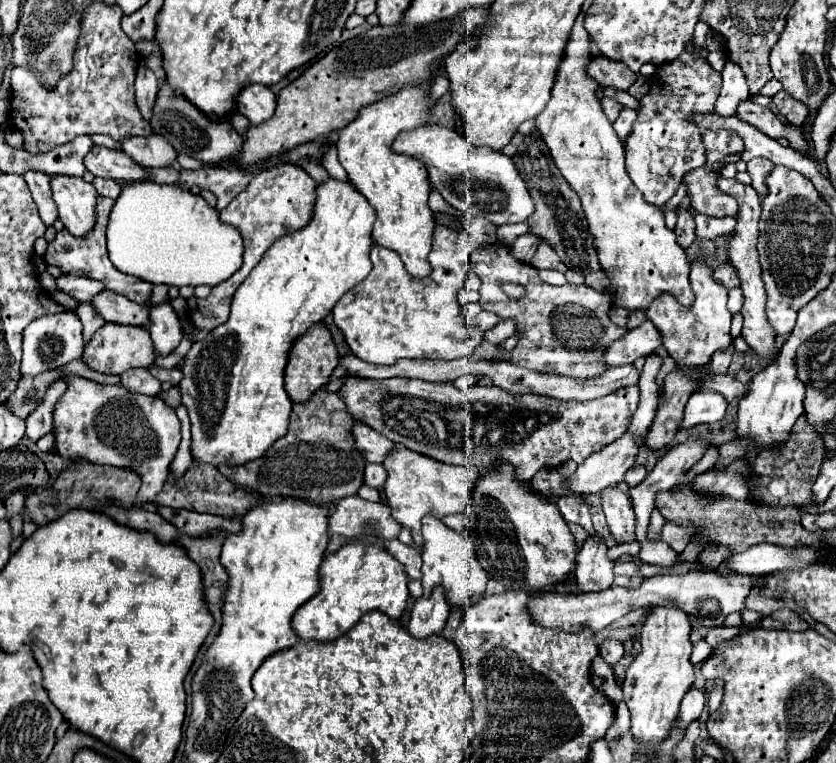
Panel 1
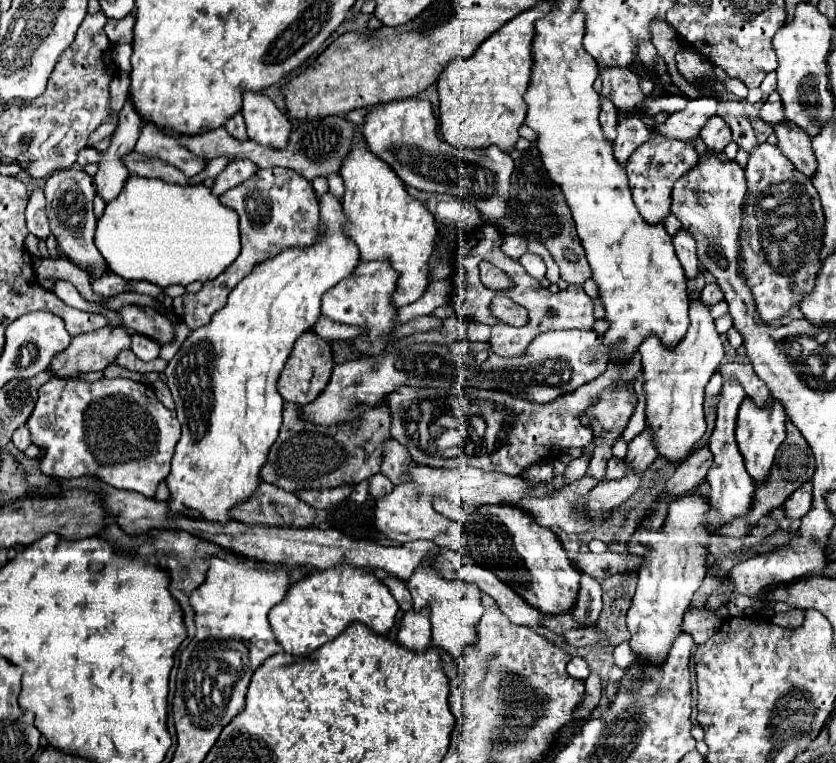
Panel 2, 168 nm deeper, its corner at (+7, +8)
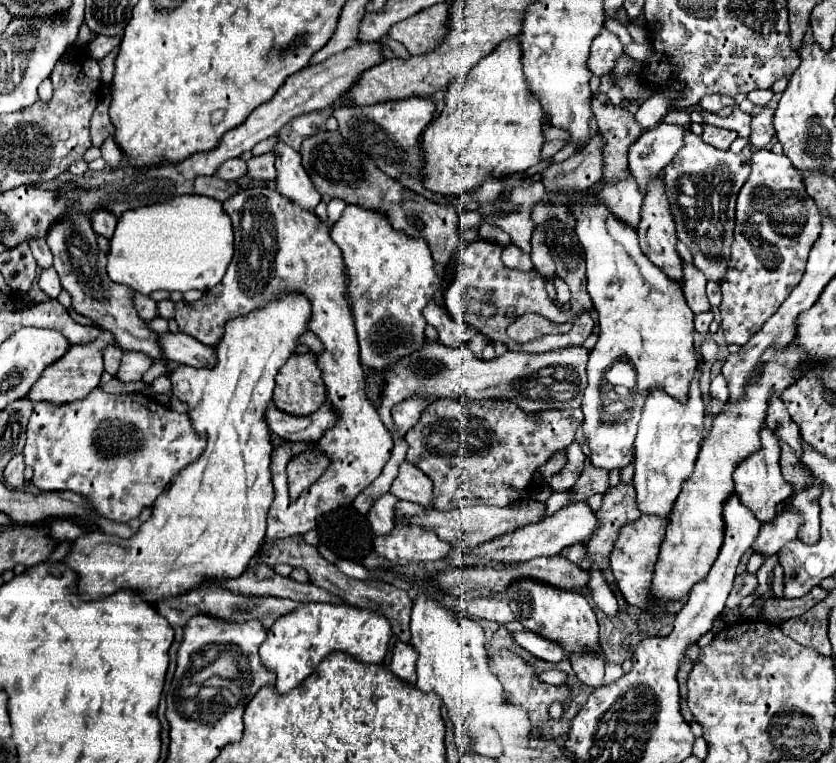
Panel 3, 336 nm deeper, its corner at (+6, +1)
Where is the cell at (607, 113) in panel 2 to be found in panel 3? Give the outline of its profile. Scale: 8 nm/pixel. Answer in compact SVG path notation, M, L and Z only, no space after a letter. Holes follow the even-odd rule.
M596 135L588 147L562 163L554 163L540 173L546 191L572 193L588 191L600 181L602 173L602 137Z

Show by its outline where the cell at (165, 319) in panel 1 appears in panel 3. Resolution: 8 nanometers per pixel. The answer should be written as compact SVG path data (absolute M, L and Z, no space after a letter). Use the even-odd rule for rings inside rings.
M124 353L120 369L116 373L116 379L122 383L132 383L132 381L140 381L144 371L152 365L150 357L142 355L142 353Z

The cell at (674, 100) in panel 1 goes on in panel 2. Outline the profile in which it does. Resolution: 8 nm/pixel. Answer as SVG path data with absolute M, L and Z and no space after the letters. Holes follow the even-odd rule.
M651 130L651 136L647 142L643 142L627 160L627 176L629 176L629 186L633 192L633 202L639 208L641 216L647 222L663 222L665 216L669 214L669 194L677 178L687 174L693 166L697 166L699 154L695 146L689 142L681 140L671 140L663 138L663 134L657 134Z

